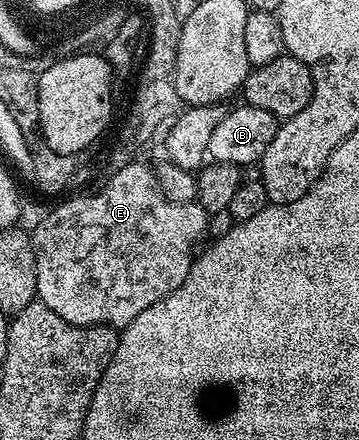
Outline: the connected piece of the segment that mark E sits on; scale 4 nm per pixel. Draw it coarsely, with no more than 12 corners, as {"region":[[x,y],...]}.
{"region":[[152,166],[46,210],[37,299],[120,329],[187,281],[207,213]]}

